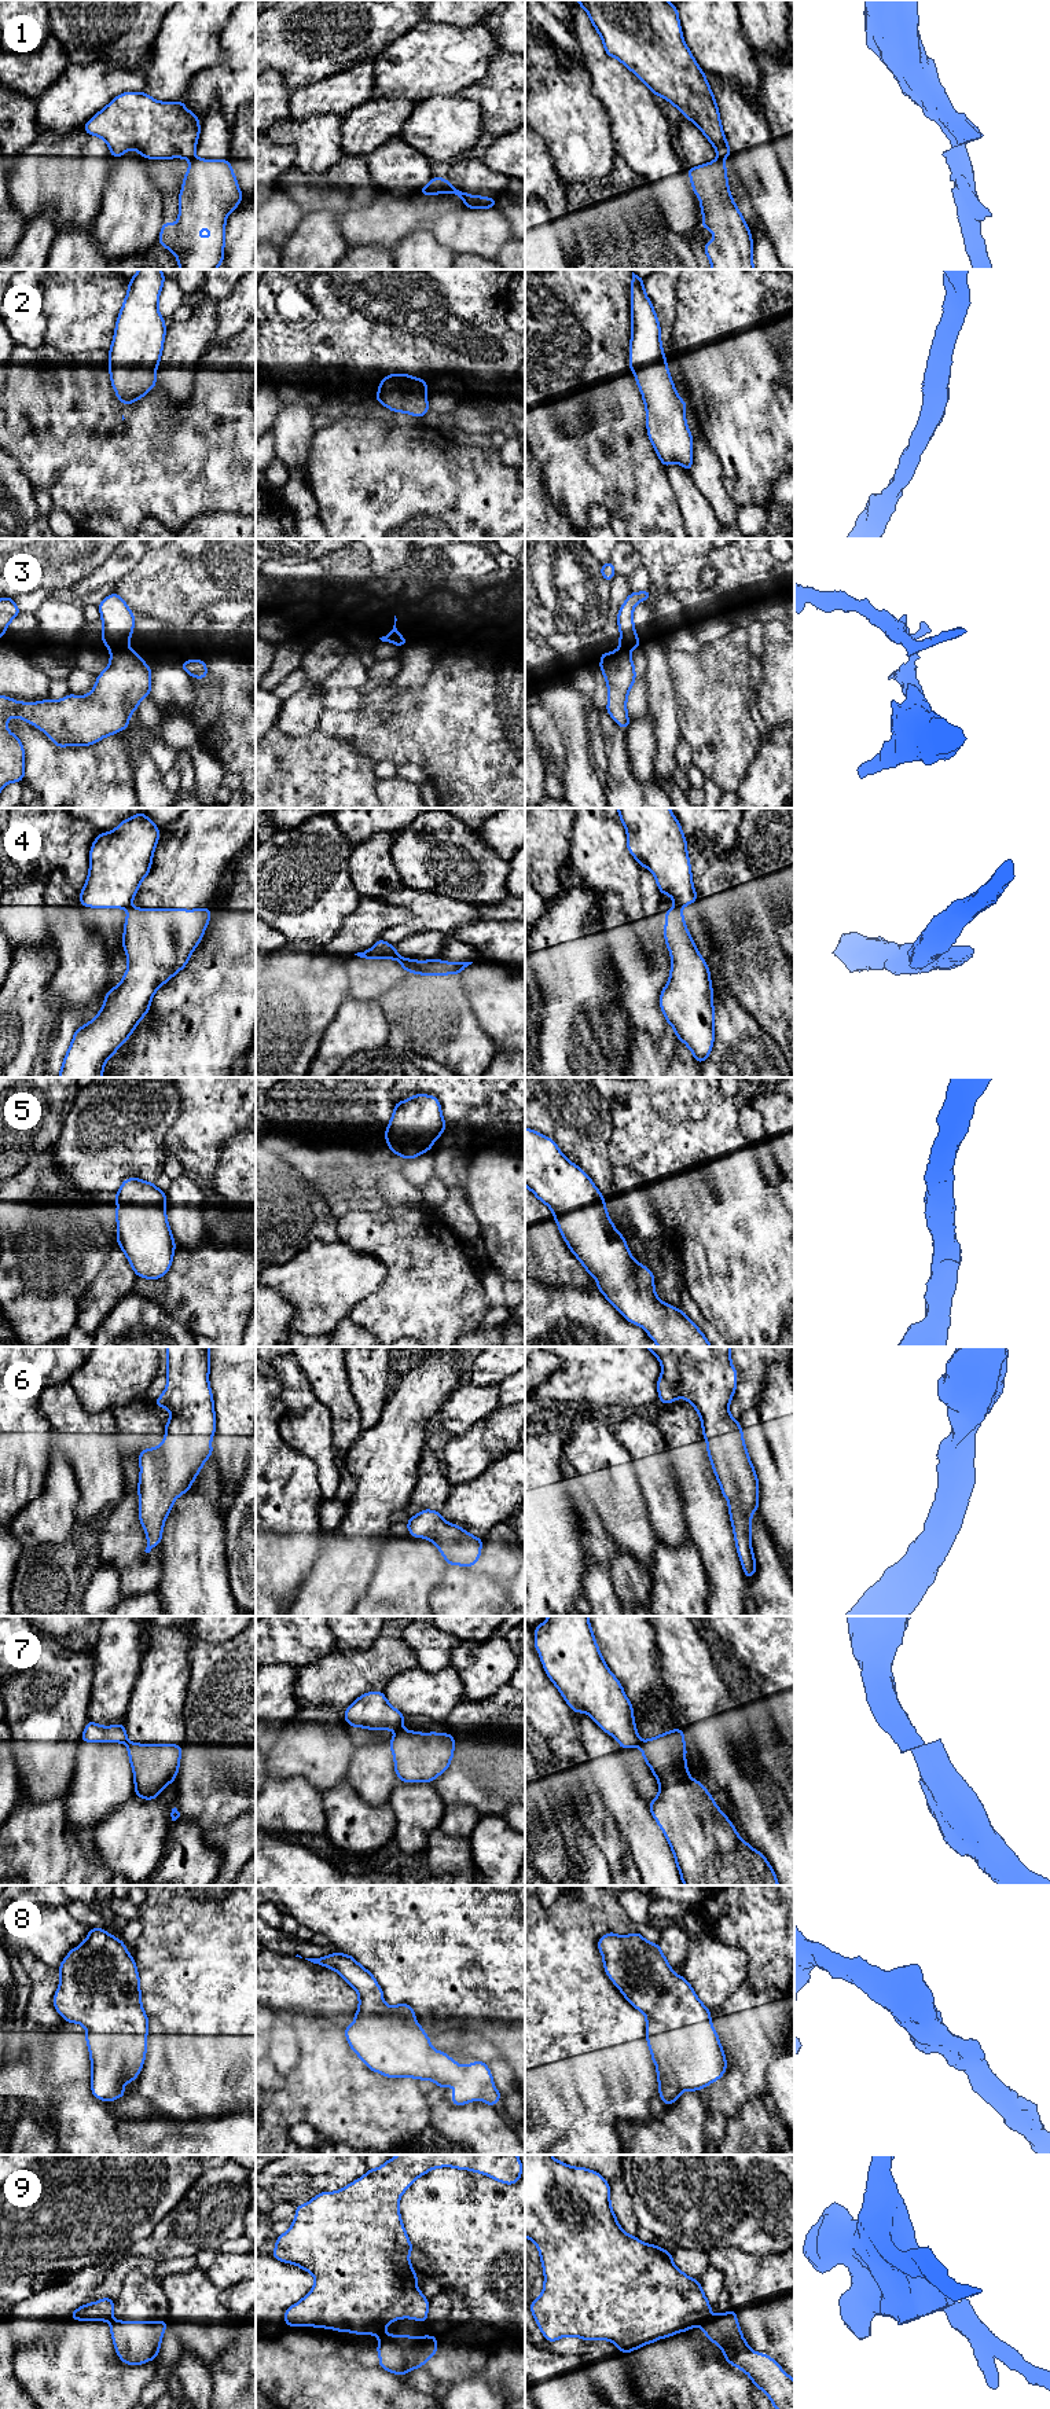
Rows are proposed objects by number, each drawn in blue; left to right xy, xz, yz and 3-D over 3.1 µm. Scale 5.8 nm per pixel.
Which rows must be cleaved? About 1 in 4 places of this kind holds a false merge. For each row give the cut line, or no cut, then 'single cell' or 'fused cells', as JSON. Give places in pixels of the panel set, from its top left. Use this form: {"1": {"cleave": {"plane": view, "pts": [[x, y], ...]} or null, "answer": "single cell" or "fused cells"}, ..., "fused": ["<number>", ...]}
{"1": {"cleave": {"plane": "xy", "pts": [[195, 157], [190, 161]]}, "answer": "fused cells"}, "2": {"cleave": null, "answer": "single cell"}, "3": {"cleave": {"plane": "xy", "pts": [[117, 647], [129, 650]]}, "answer": "fused cells"}, "4": {"cleave": {"plane": "xz", "pts": [[396, 954], [399, 959]]}, "answer": "fused cells"}, "5": {"cleave": null, "answer": "single cell"}, "6": {"cleave": null, "answer": "single cell"}, "7": {"cleave": {"plane": "xz", "pts": [[401, 1725], [396, 1732]]}, "answer": "fused cells"}, "8": {"cleave": null, "answer": "single cell"}, "9": {"cleave": {"plane": "yz", "pts": [[713, 2316], [698, 2325]]}, "answer": "fused cells"}, "fused": ["1", "3", "4", "7", "9"]}

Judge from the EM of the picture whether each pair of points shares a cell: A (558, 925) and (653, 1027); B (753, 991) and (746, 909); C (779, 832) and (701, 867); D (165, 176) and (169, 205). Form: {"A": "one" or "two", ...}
{"A": "two", "B": "one", "C": "two", "D": "one"}

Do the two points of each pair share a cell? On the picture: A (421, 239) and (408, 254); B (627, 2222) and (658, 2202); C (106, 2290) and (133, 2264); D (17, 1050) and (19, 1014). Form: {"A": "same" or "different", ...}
{"A": "same", "B": "different", "C": "same", "D": "same"}

